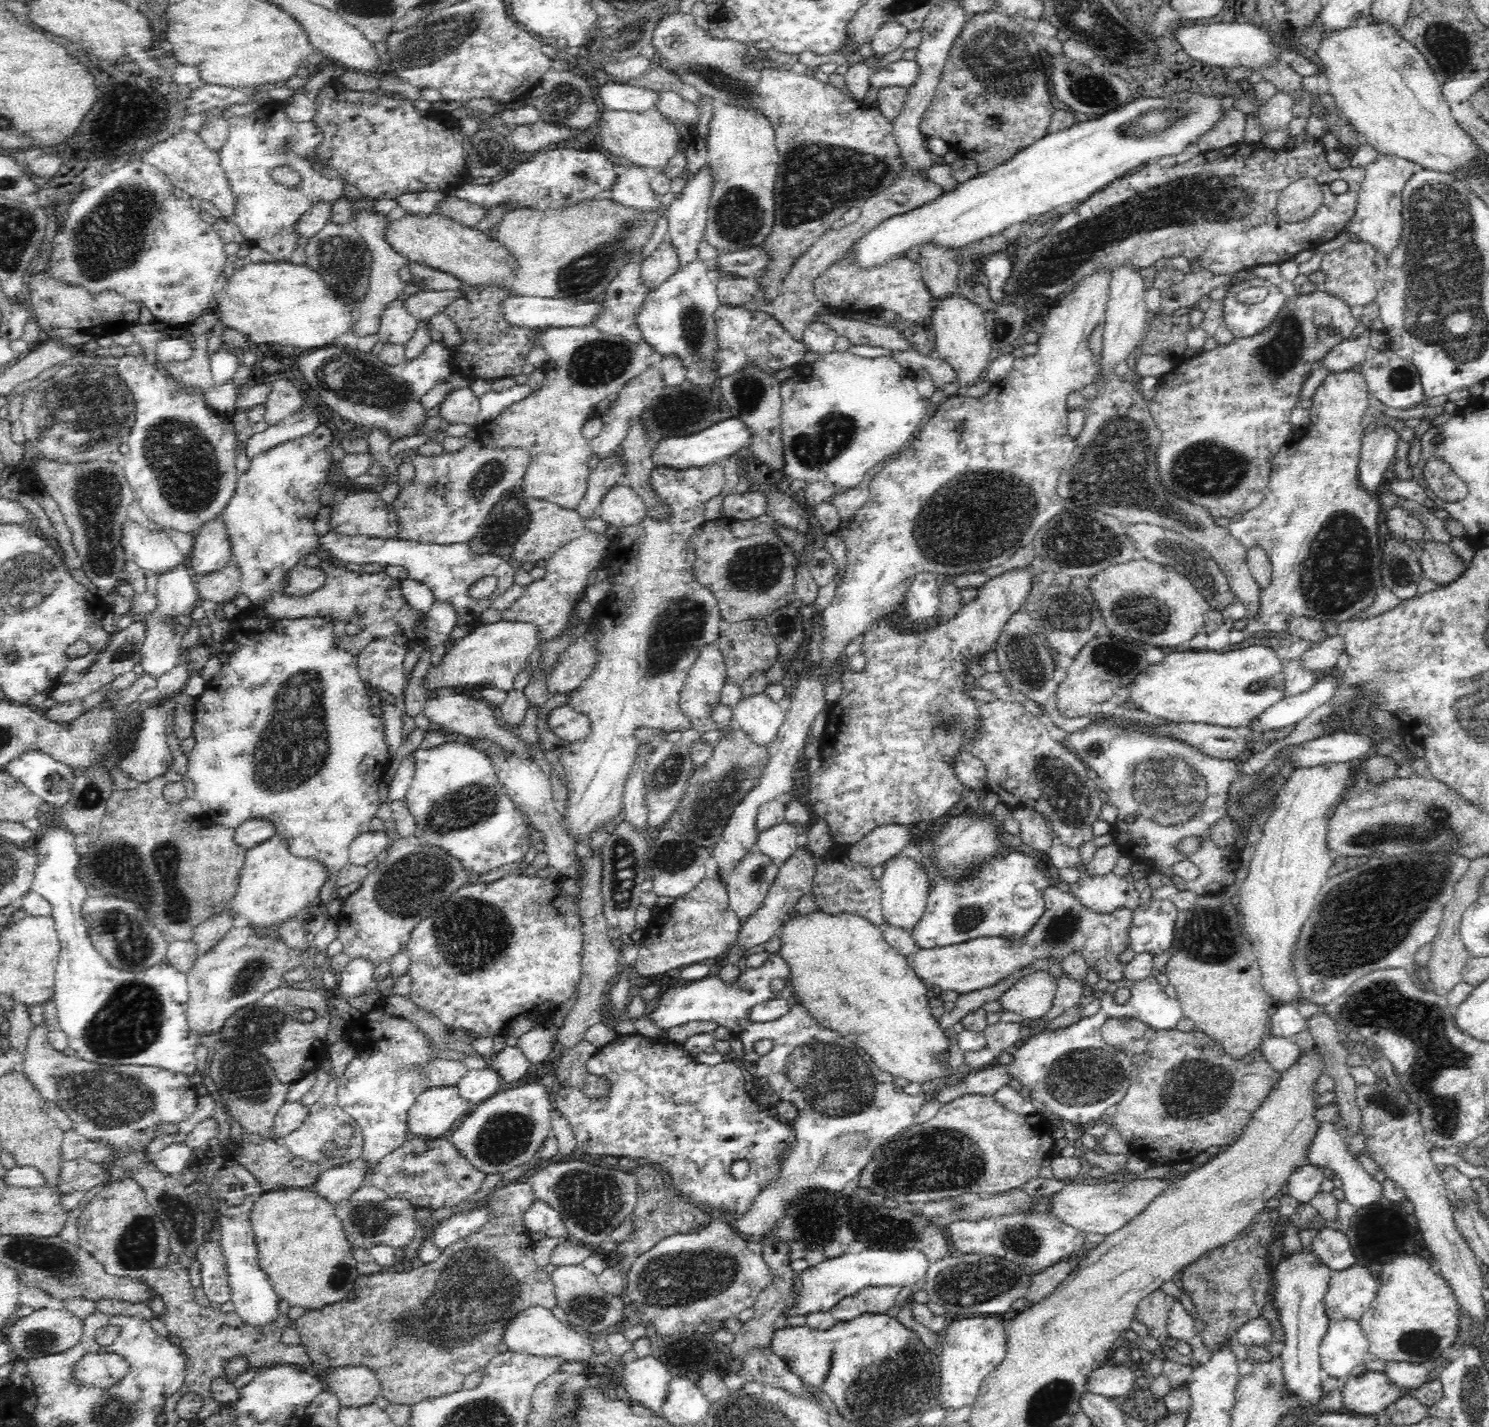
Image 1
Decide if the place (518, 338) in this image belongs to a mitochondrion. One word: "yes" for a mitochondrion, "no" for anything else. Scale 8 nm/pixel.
no

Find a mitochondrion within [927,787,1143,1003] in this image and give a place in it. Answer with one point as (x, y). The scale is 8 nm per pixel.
(1061, 928)

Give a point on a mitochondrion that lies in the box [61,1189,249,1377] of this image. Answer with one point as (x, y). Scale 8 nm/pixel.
(136, 1248)

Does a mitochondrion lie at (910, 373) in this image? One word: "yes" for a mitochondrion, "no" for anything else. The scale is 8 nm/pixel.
no

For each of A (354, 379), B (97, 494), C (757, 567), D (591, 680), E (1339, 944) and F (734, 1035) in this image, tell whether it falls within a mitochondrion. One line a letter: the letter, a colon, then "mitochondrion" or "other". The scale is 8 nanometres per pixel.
A: mitochondrion
B: mitochondrion
C: mitochondrion
D: other
E: mitochondrion
F: other

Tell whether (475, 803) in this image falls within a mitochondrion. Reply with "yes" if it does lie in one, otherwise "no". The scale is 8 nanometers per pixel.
yes

